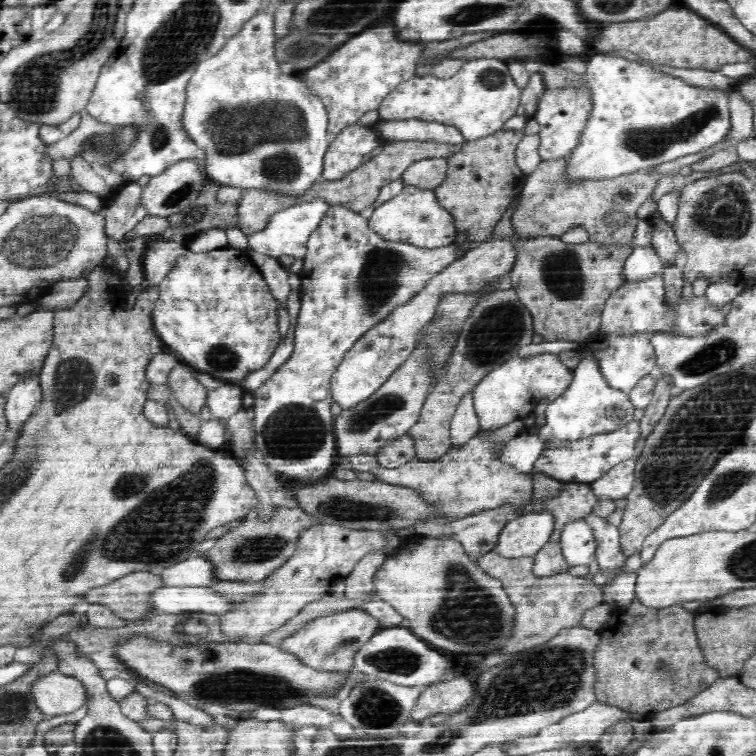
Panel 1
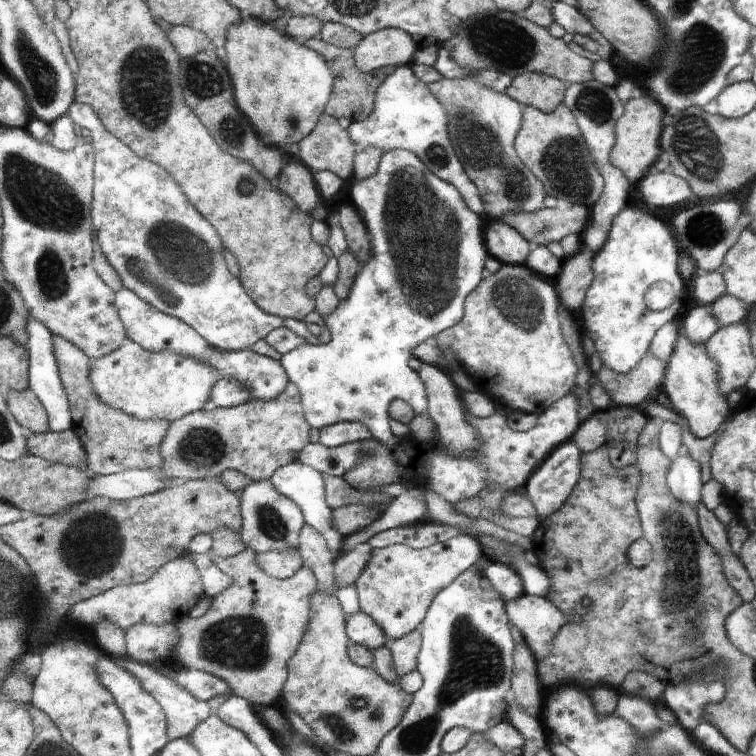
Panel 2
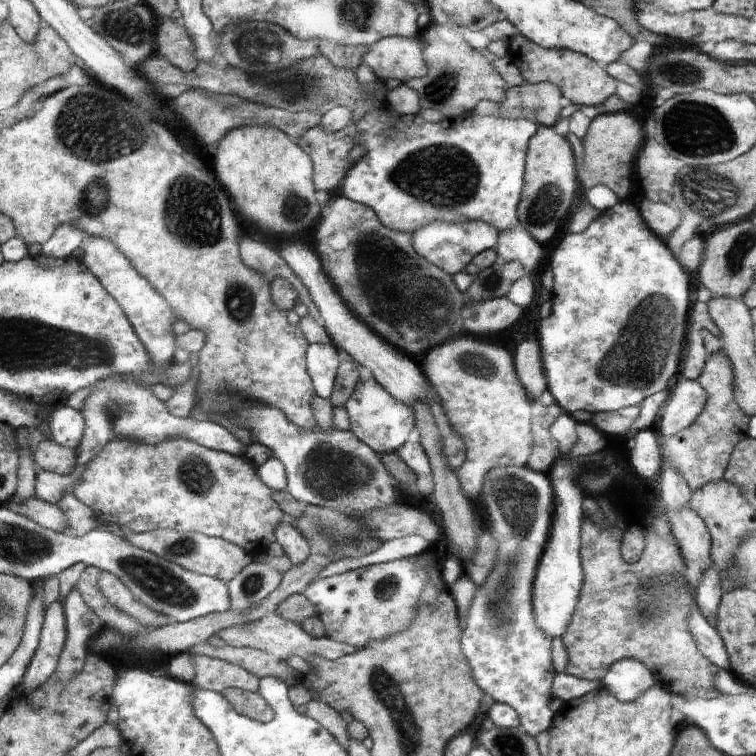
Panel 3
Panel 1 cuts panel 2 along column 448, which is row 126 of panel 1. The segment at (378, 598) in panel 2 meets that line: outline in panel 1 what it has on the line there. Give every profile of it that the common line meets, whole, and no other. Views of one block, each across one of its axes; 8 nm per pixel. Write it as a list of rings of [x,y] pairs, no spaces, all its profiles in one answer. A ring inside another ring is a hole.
[[[588,88],[580,92],[564,90],[558,94],[556,92],[542,93],[538,109],[532,116],[540,127],[538,154],[541,160],[558,160],[558,158],[570,155],[572,150],[582,142],[582,134],[586,130],[587,120],[594,108],[592,92],[590,90],[590,96],[588,96]]]

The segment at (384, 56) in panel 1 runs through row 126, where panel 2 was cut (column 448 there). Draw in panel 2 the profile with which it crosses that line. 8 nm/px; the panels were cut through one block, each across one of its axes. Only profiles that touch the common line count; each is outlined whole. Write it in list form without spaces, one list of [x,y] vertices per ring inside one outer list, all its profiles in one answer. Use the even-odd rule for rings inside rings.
[[[503,264],[495,274],[488,273],[480,286],[466,298],[464,318],[442,331],[430,343],[442,352],[444,349],[454,351],[461,364],[470,368],[473,376],[477,377],[475,390],[484,393],[494,404],[539,416],[573,390],[577,375],[574,357],[558,320],[558,295],[548,278],[536,276],[528,266]]]

